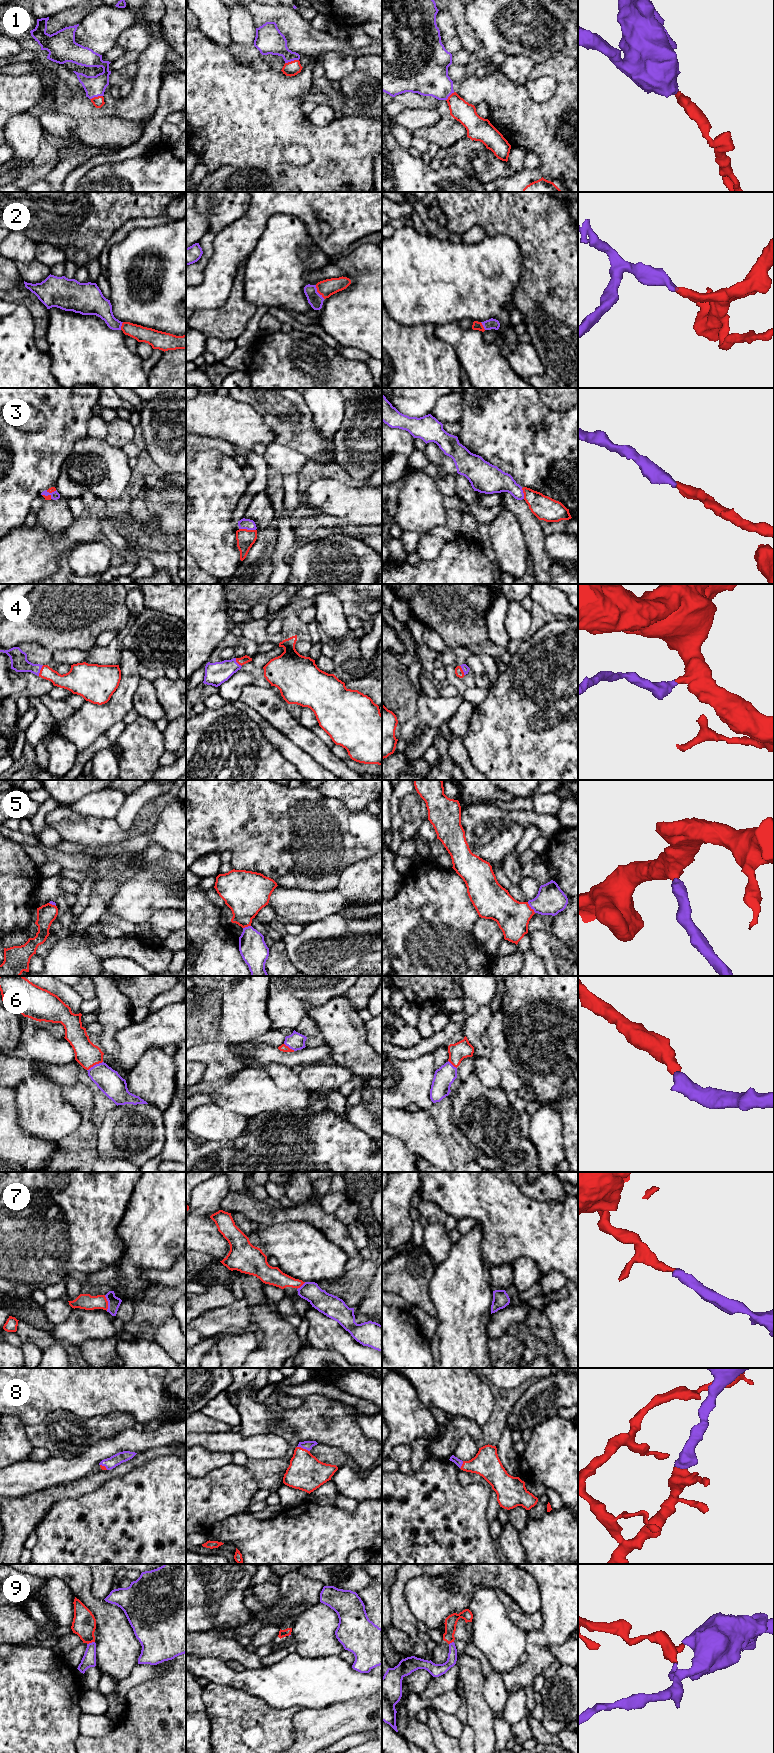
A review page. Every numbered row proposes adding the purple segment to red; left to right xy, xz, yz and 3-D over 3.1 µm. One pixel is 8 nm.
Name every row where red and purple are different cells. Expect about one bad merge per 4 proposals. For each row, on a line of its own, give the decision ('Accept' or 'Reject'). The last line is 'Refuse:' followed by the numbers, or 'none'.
1: Accept
2: Accept
3: Accept
4: Accept
5: Accept
6: Accept
7: Accept
8: Accept
9: Reject
Refuse: 9

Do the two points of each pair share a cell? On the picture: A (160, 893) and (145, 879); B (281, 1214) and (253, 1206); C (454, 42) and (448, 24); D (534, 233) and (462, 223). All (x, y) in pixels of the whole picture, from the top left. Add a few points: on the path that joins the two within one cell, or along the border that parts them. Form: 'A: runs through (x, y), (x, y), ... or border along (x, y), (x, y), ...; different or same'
A: runs through (156, 889), (149, 883); same
B: runs through (274, 1213), (260, 1211); same
C: runs through (450, 38), (448, 28); same
D: runs through (516, 218), (480, 218); same

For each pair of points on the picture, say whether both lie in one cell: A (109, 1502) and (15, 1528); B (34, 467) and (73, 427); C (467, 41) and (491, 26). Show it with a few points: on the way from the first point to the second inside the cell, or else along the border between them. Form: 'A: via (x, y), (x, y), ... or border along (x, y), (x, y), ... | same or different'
A: border along (56, 1503), (33, 1530) | different
B: via (43, 457), (63, 437) | same
C: border along (466, 14), (466, 20), (482, 46) | different

